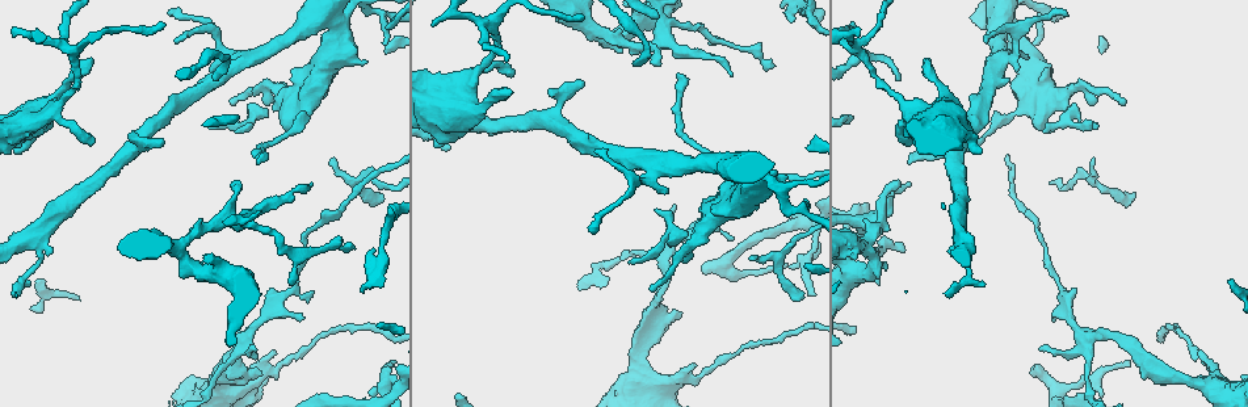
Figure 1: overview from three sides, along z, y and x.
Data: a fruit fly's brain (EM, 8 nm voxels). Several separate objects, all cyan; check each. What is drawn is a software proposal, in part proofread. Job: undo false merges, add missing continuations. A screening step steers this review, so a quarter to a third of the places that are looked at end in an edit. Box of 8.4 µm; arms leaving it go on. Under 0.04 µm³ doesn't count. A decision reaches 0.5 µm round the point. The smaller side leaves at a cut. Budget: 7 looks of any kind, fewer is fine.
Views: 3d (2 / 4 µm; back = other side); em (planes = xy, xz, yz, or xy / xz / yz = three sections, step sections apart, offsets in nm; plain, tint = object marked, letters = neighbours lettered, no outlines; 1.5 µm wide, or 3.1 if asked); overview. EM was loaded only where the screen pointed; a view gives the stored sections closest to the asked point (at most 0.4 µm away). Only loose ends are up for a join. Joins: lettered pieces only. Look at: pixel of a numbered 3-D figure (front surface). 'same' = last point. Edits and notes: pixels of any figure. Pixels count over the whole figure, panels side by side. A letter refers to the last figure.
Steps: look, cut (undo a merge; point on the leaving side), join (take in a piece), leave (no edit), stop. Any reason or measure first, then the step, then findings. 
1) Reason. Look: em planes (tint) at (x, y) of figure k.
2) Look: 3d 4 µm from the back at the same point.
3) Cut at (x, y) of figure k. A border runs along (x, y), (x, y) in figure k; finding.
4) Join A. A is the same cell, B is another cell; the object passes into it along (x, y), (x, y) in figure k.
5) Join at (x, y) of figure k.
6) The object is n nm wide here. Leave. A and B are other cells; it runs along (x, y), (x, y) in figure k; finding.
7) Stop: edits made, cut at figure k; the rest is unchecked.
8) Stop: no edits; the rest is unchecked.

A fork. Look: em planes (tint) at (597, 31) of figure 1.

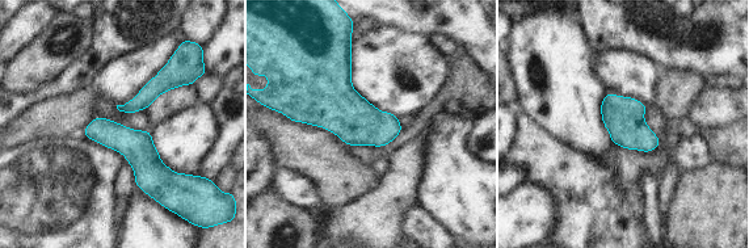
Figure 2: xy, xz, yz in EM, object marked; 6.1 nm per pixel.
Look: em planes (letters) at the same point.

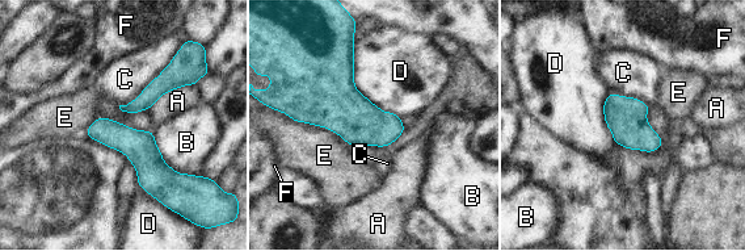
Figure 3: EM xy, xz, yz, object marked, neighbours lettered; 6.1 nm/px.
The object is 160 nm wide here. Leave. A, B, C, D, E and F are other cells; it runs along (89, 132), (120, 137), (161, 189) in figure 3; one neuron here.

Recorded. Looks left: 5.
Tapers out. Look: em yz step 8 (letters) at (597, 152) of figure 1.

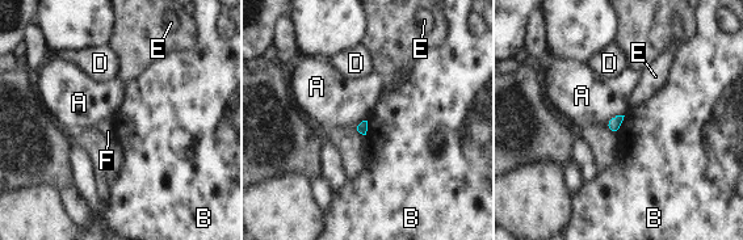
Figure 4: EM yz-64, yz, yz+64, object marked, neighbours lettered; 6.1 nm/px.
Leave. A, B, D, E and F are other cells; a border runs along (625, 116), (616, 134) in figure 4; no lettered piece goes on from it.

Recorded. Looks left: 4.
Thin end. Look: 3d 2 µm at (627, 262) of figure 1.

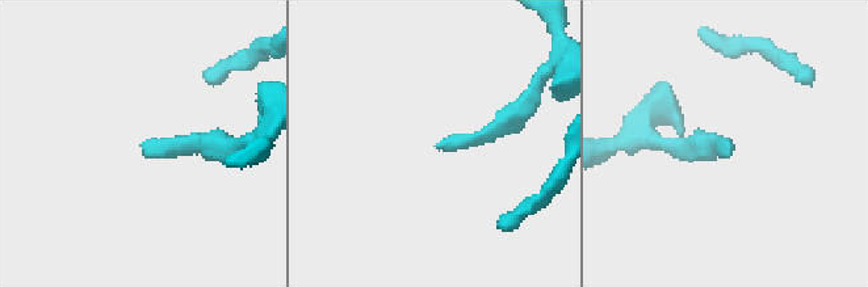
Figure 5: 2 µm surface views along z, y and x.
Look: em planes (letters) at (143, 148) of figure 5.

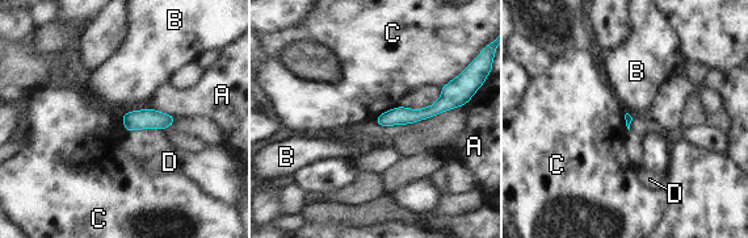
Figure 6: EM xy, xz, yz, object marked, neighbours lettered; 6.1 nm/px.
The longest contact is with C, 180 nm. Leave. A, B, C and D are other cells; none of them fits.

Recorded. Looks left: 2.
Stop: no edits; the rest is unchecked.

